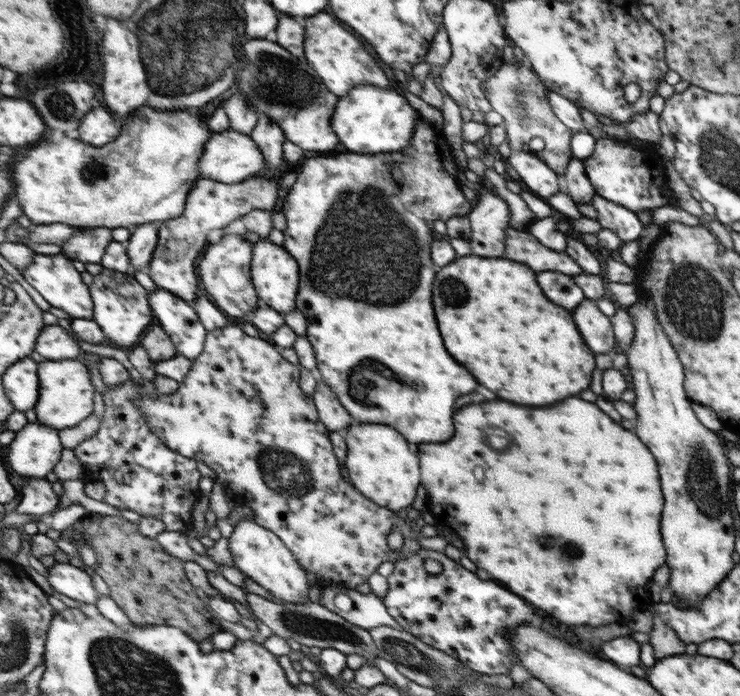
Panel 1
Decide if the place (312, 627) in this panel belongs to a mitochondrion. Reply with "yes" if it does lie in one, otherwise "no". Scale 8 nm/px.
yes

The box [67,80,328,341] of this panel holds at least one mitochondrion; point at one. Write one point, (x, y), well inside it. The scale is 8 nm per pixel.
(92, 173)

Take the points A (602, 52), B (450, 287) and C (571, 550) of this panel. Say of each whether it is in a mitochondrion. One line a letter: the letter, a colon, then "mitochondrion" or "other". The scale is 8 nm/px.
A: other
B: mitochondrion
C: mitochondrion

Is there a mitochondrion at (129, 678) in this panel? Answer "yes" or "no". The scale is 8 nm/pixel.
yes

